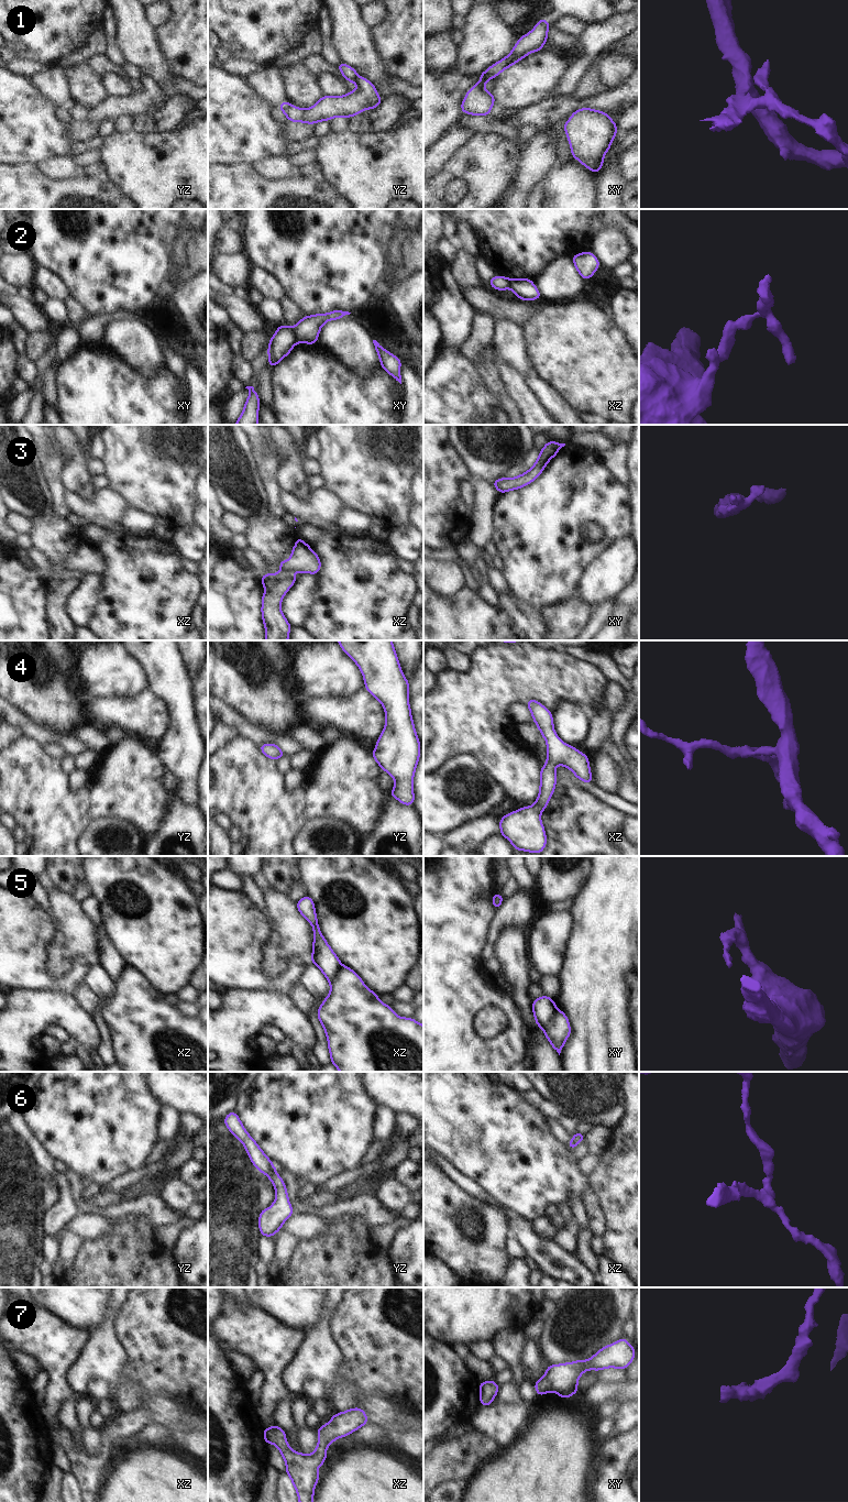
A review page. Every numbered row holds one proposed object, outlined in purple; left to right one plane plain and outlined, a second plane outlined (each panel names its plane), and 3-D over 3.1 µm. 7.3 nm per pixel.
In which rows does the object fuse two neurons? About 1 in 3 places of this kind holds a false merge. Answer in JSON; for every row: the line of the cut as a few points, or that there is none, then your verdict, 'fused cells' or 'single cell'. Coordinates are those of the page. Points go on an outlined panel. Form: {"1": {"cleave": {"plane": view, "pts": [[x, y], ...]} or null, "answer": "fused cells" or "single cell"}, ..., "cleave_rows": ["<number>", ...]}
{"1": {"cleave": {"plane": "xy", "pts": [[488, 78], [482, 80]]}, "answer": "fused cells"}, "2": {"cleave": {"plane": "xy", "pts": [[293, 328], [296, 341]]}, "answer": "fused cells"}, "3": {"cleave": {"plane": "xz", "pts": [[290, 569], [282, 570]]}, "answer": "fused cells"}, "4": {"cleave": null, "answer": "single cell"}, "5": {"cleave": {"plane": "xy", "pts": [[557, 1009], [551, 1019], [541, 1028]]}, "answer": "fused cells"}, "6": {"cleave": null, "answer": "single cell"}, "7": {"cleave": null, "answer": "single cell"}, "cleave_rows": ["1", "2", "3", "5"]}

